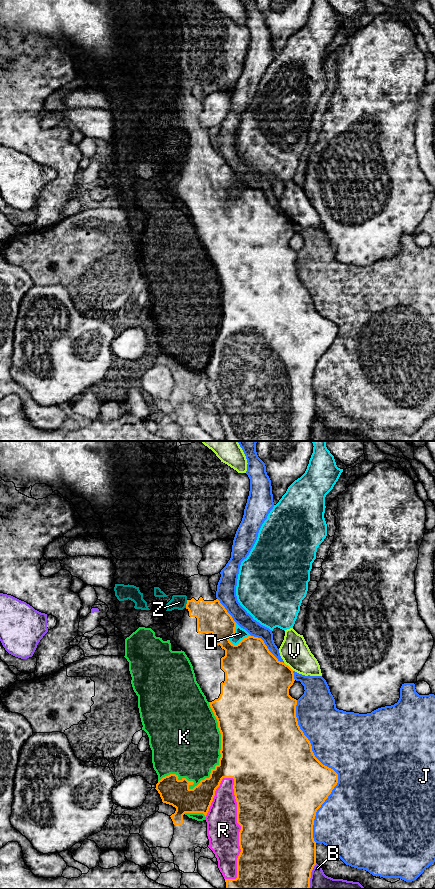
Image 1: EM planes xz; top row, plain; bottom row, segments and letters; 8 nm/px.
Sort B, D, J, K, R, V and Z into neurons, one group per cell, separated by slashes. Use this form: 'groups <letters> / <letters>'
groups B / D / J / K Z / R / V

